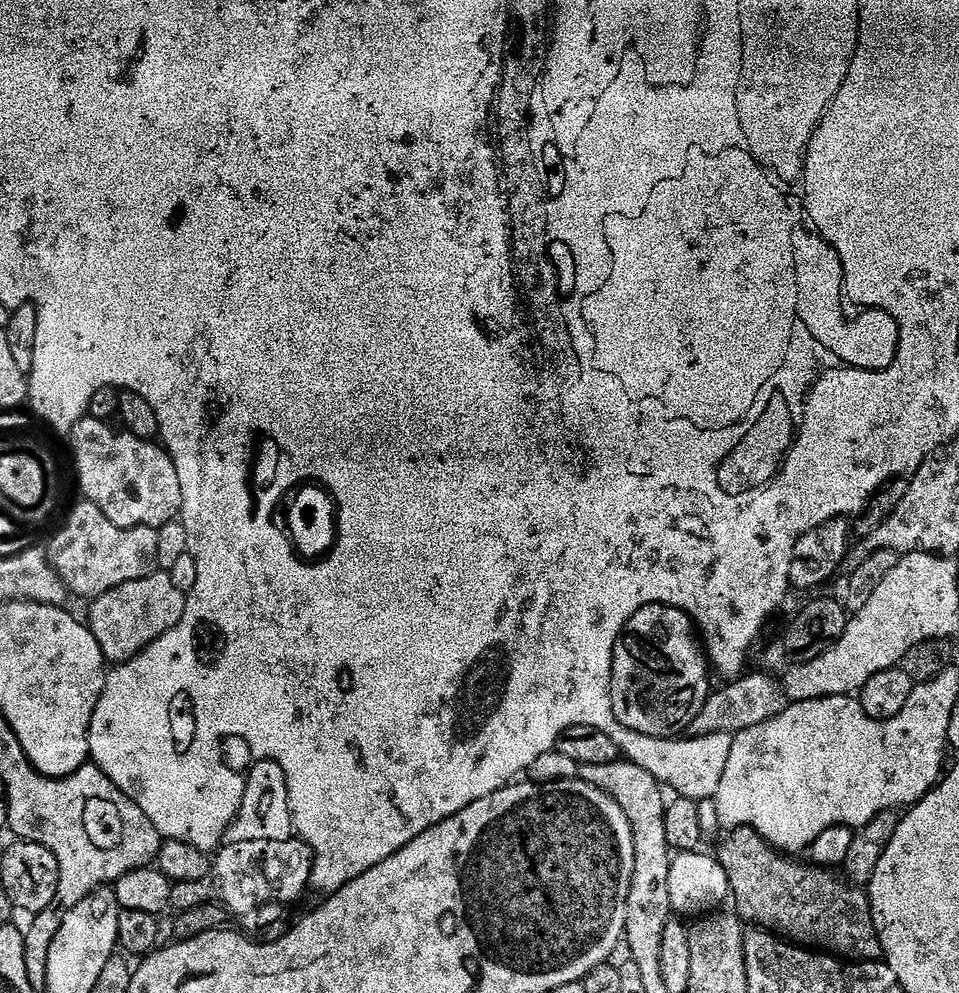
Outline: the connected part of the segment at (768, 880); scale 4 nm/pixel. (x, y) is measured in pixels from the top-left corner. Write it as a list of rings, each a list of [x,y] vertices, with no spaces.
[[[733,827],[732,832],[728,836],[728,841],[724,844],[724,856],[722,855],[722,863],[724,869],[728,872],[728,883],[730,885],[731,895],[736,896],[736,904],[739,915],[743,917],[745,921],[751,922],[753,925],[759,926],[761,929],[767,930],[781,938],[787,938],[791,943],[797,946],[803,946],[813,950],[819,950],[827,955],[837,957],[845,962],[880,962],[884,960],[884,951],[882,950],[882,942],[878,938],[876,933],[876,927],[874,926],[874,918],[872,917],[872,907],[868,901],[867,891],[863,887],[857,886],[849,882],[843,875],[835,876],[836,872],[831,868],[826,868],[818,864],[811,862],[805,862],[803,864],[800,858],[797,858],[792,854],[785,854],[772,847],[771,842],[767,840],[762,834],[758,834],[758,830],[753,828],[738,828]]]

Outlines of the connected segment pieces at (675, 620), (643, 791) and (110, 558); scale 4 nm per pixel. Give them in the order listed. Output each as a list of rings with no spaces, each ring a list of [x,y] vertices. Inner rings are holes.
[[[651,604],[640,608],[638,614],[628,618],[628,626],[620,637],[620,643],[616,645],[616,654],[612,659],[612,682],[615,695],[622,705],[624,724],[638,734],[653,738],[672,738],[683,733],[680,732],[683,728],[691,729],[714,688],[708,681],[708,672],[710,661],[689,613],[668,604]]]
[[[586,764],[582,768],[583,779],[595,788],[615,798],[624,807],[628,821],[636,837],[636,873],[632,879],[632,890],[636,894],[650,894],[654,890],[668,890],[670,886],[670,870],[674,859],[668,853],[670,841],[667,836],[667,814],[665,789],[660,781],[643,768],[636,770],[634,766],[605,766],[604,764]]]
[[[80,502],[72,519],[72,526],[61,537],[60,555],[54,560],[54,568],[66,580],[72,591],[80,596],[95,598],[122,586],[122,582],[134,582],[151,576],[161,567],[158,550],[158,531],[155,528],[123,528],[102,512],[97,504]]]

